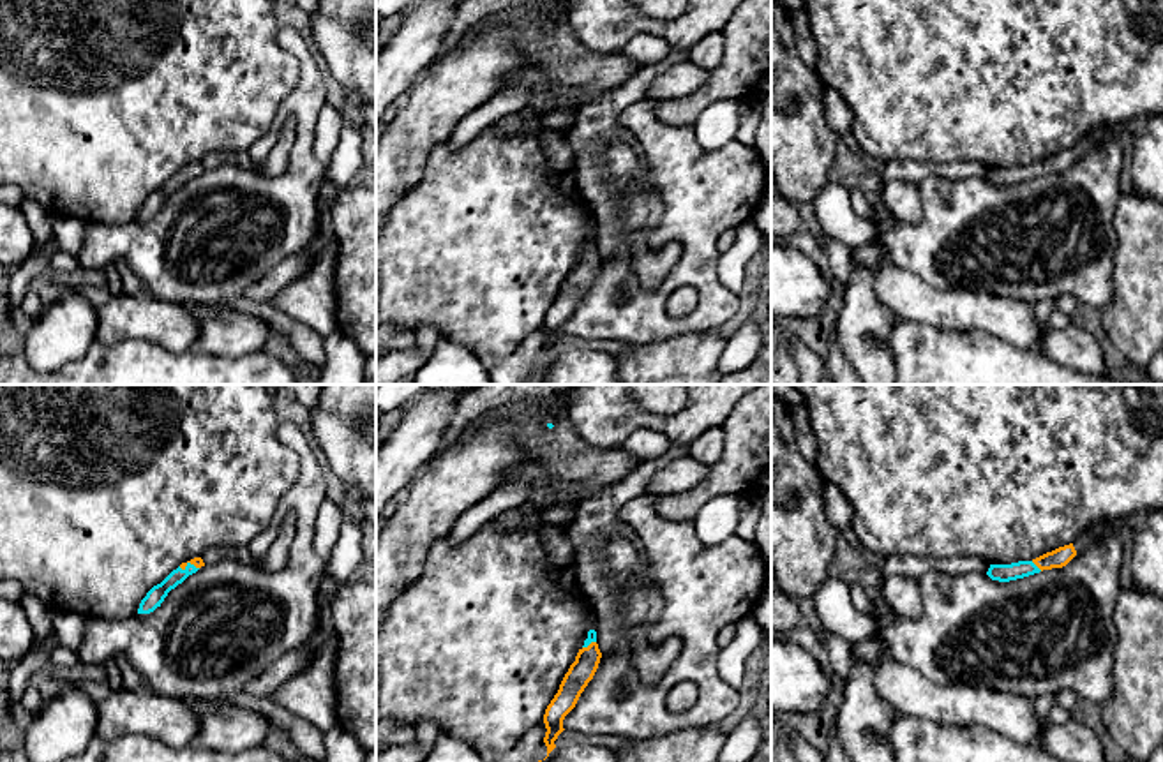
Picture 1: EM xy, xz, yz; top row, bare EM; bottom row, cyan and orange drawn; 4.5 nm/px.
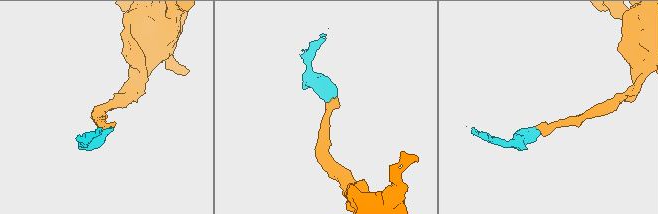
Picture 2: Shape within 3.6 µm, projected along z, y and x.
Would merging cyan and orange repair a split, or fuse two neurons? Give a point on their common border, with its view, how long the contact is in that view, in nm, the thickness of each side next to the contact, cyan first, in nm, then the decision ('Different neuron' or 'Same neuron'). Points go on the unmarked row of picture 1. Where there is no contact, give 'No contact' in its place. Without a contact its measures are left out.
Touches cyan at yz (1035, 170). Shared border 70 nm. Thickness 80 nm (cyan) against 90 nm. Same neuron

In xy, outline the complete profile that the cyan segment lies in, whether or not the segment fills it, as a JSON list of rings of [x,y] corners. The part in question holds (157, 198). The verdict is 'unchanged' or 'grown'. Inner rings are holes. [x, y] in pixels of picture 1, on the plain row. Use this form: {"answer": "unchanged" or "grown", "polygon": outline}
{"answer": "grown", "polygon": [[[194,162],[187,168],[182,168],[161,189],[154,190],[146,198],[146,201],[139,208],[138,219],[154,217],[157,212],[161,212],[171,194],[182,189],[189,180],[196,178],[201,171],[205,171],[201,162]]]}

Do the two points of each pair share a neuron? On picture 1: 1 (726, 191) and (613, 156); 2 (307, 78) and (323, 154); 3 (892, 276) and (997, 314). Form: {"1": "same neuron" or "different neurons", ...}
{"1": "different neurons", "2": "different neurons", "3": "same neuron"}

